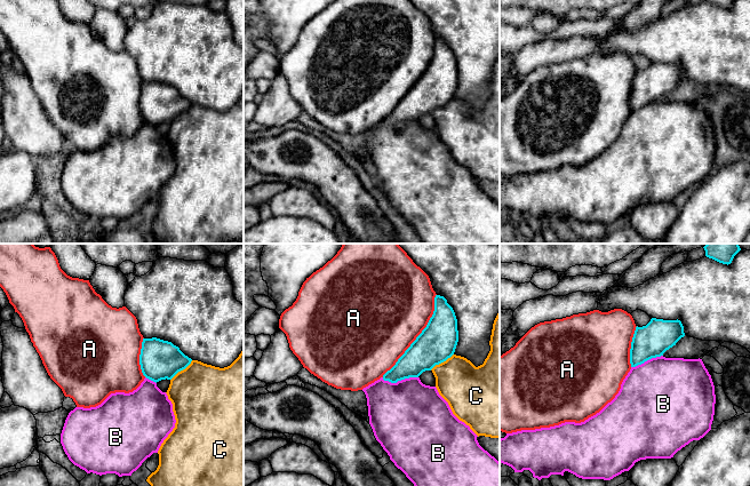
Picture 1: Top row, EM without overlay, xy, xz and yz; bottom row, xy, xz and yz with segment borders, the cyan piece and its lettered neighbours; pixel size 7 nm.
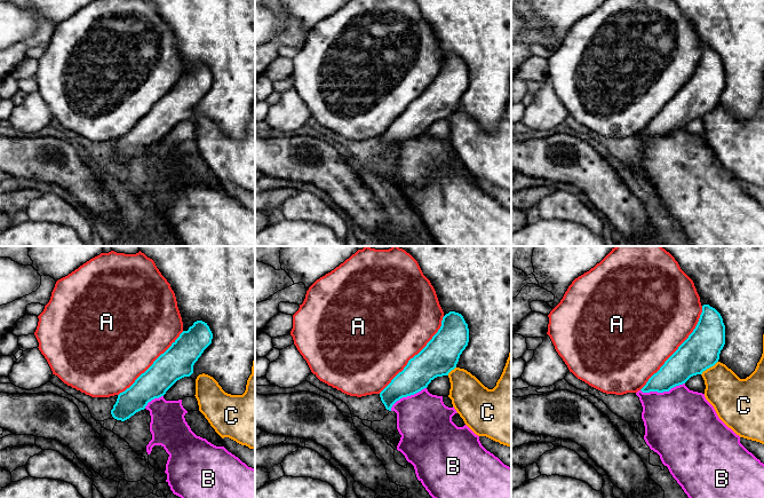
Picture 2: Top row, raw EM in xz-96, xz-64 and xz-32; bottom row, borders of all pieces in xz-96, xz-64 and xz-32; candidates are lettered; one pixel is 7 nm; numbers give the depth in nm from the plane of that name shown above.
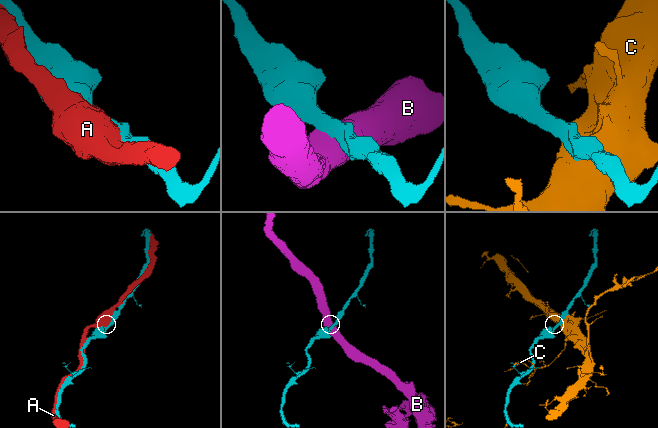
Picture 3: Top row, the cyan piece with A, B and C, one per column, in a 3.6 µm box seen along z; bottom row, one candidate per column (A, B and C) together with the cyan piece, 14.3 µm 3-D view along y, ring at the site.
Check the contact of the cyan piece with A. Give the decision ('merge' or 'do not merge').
merge

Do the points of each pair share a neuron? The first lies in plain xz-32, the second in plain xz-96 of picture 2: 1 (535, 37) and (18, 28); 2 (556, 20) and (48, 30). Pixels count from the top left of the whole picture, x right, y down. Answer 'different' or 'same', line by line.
1: different
2: different

